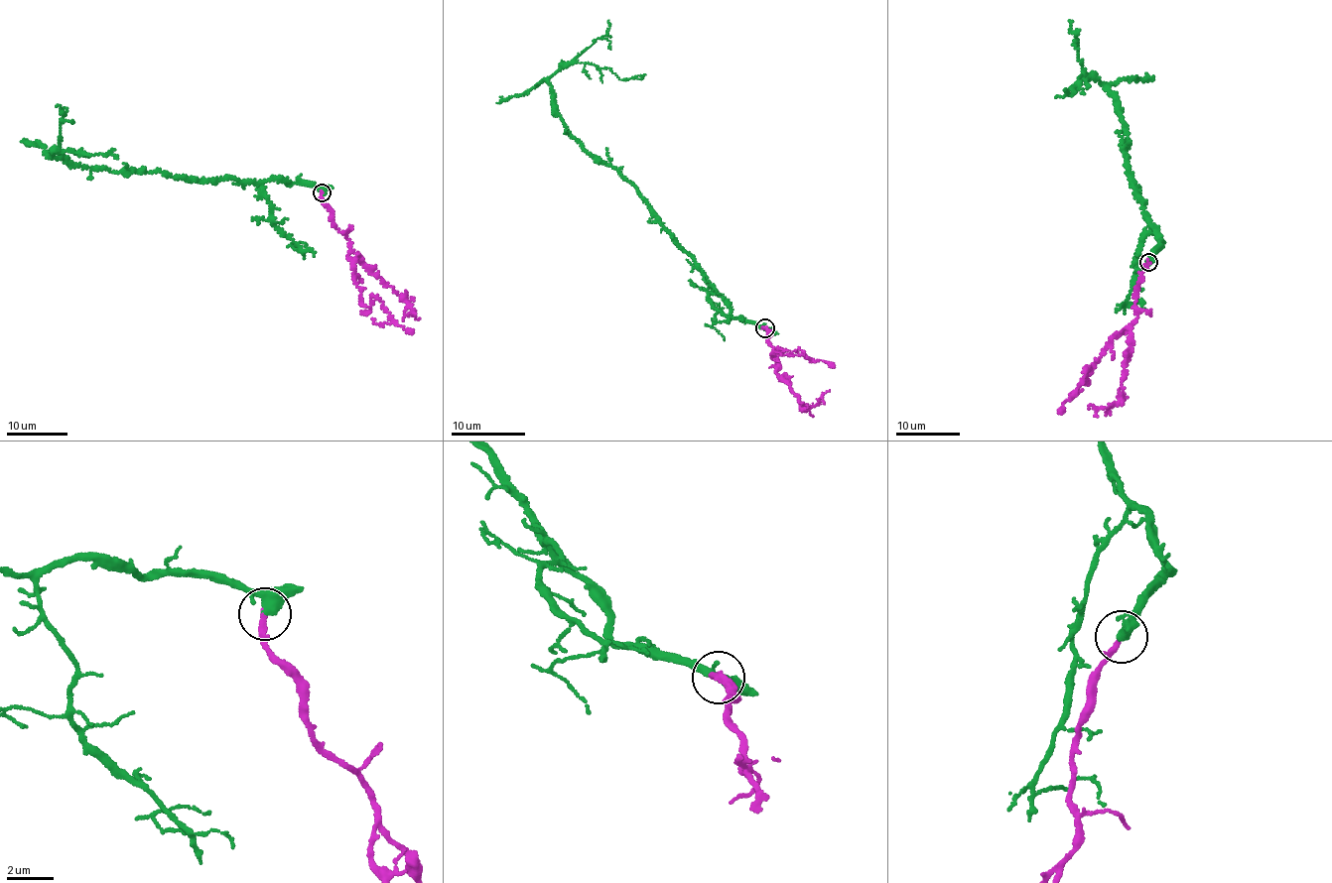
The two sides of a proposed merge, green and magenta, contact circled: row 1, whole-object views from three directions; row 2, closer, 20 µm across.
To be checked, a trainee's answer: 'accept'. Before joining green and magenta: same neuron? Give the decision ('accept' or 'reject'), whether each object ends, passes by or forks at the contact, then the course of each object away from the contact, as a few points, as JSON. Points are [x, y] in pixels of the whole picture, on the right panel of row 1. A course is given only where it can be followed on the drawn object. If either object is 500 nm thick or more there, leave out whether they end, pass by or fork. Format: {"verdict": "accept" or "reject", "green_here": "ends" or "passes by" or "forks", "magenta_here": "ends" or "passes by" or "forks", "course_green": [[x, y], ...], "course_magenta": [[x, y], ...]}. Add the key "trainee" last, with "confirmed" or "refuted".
{"verdict": "accept", "green_here": "passes by", "magenta_here": "ends", "course_green": [[1148, 262], [1161, 244], [1127, 162], [1129, 136], [1113, 94], [1082, 76], [1071, 87], [1071, 95], [1056, 97]], "course_magenta": [[1148, 262], [1135, 296], [1135, 320], [1111, 340], [1085, 376], [1085, 369], [1083, 381], [1061, 413]], "trainee": "confirmed"}

